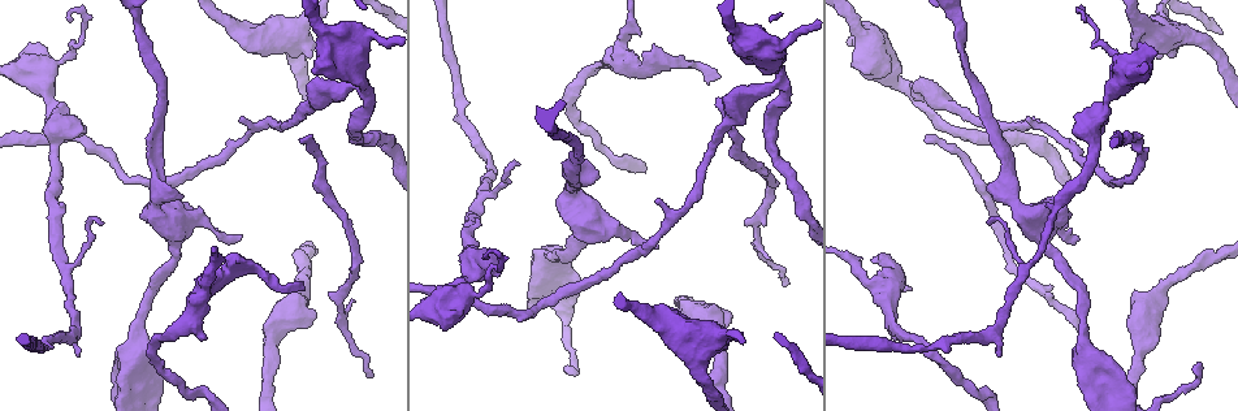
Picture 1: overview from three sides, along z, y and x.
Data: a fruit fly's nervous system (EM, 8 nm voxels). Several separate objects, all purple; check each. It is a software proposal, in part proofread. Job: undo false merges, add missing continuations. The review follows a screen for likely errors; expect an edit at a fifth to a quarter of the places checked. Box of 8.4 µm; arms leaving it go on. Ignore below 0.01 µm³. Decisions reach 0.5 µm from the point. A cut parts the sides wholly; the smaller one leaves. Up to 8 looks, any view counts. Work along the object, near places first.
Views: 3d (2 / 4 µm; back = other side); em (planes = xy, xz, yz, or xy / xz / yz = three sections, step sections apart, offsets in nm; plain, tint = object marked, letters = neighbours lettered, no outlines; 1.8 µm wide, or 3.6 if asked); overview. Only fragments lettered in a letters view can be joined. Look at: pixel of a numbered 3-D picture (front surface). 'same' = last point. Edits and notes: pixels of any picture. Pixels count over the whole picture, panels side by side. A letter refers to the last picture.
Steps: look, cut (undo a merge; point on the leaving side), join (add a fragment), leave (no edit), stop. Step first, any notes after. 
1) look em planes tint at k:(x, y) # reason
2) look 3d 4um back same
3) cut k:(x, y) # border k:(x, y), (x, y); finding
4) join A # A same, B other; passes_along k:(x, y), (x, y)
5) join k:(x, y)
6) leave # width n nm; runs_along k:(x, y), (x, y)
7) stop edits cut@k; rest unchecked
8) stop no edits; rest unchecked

look 3d 2um at 1:(588, 162) # an open end

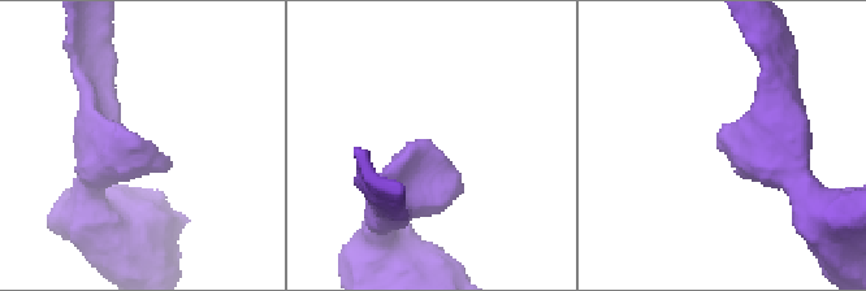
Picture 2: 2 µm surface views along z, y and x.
look em planes letters at 2:(423, 142)

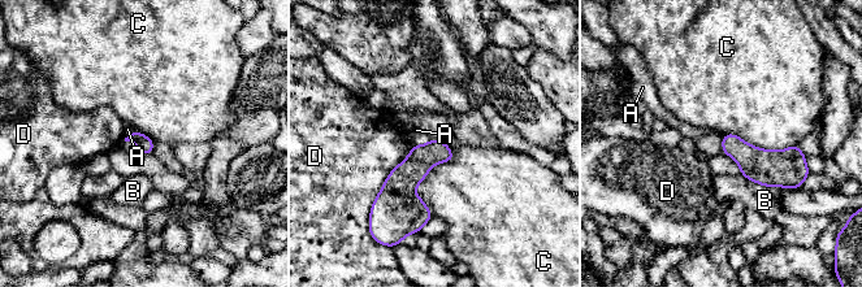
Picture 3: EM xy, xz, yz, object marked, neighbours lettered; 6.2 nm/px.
leave # A other, B other, C other, D other; border 3:(450, 147), (415, 188), (433, 216); none of them fits

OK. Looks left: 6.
look 3d 4um at 1:(27, 43)

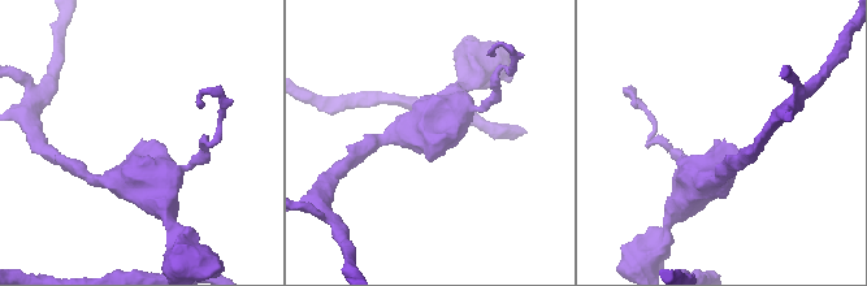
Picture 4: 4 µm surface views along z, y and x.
look em 3.6um planes letters at 4:(139, 142) # need the tissue

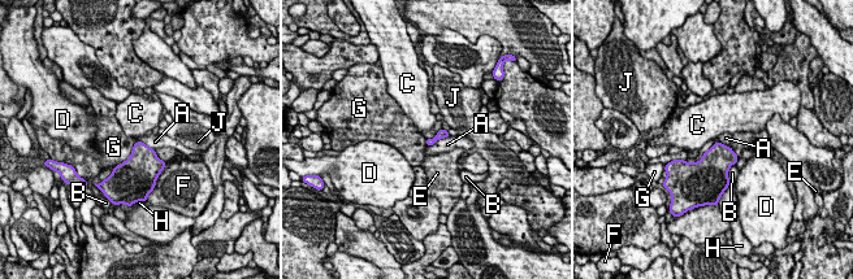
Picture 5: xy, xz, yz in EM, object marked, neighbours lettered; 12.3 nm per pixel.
leave # A other, B other, C other, D other, E other, F other, G other, H other, J other; border 5:(137, 142), (131, 155), (113, 166); none of them fits

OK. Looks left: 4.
look 3d 4um at 1:(1160, 57) # free end

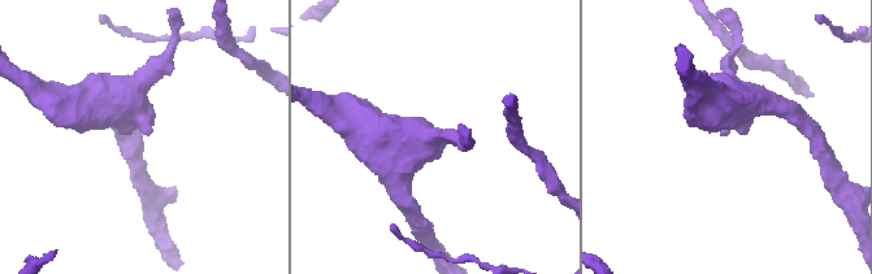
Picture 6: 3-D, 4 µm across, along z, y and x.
look em 3.6um planes tint at 6:(723, 133)

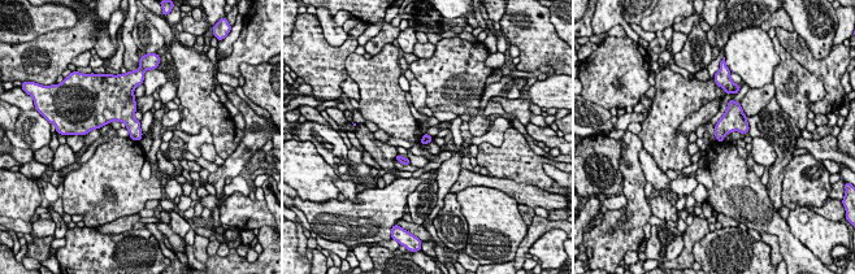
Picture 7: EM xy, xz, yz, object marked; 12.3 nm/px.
look em 3.6um planes letters same

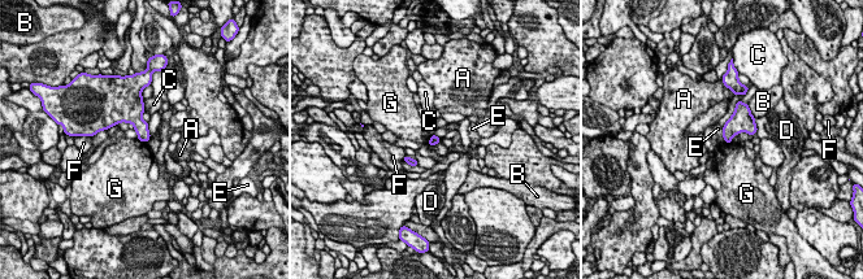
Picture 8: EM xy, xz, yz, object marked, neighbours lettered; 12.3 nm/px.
leave # longest_contact B 220 nm; A other, B other, C other, D other, E other, F other, G other; border 8:(137, 139), (146, 143); no lettered fragment goes on from it

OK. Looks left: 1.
stop no edits; rest unchecked

